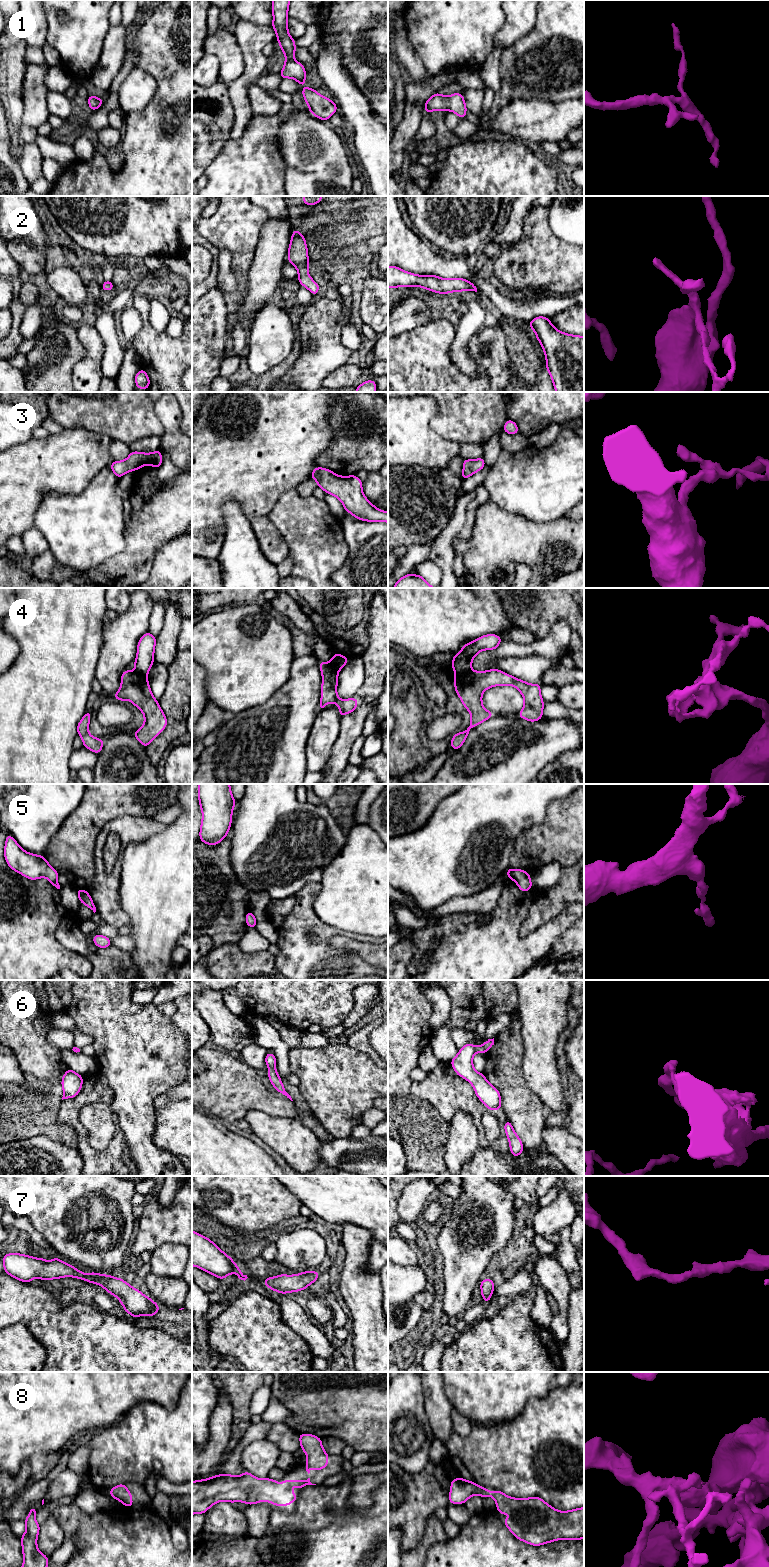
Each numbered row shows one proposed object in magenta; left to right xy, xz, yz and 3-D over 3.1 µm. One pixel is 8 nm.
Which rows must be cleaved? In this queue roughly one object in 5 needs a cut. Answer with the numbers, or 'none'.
4

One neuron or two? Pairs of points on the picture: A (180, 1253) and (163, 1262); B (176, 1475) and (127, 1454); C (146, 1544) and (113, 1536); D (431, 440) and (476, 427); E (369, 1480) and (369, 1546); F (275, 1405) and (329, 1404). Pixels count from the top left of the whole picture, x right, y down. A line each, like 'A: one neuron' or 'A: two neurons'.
A: one neuron
B: one neuron
C: one neuron
D: two neurons
E: two neurons
F: two neurons

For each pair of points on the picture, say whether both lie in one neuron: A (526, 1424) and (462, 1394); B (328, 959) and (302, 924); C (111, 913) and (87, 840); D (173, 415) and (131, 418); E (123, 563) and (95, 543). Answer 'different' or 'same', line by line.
A: different
B: same
C: different
D: different
E: different

